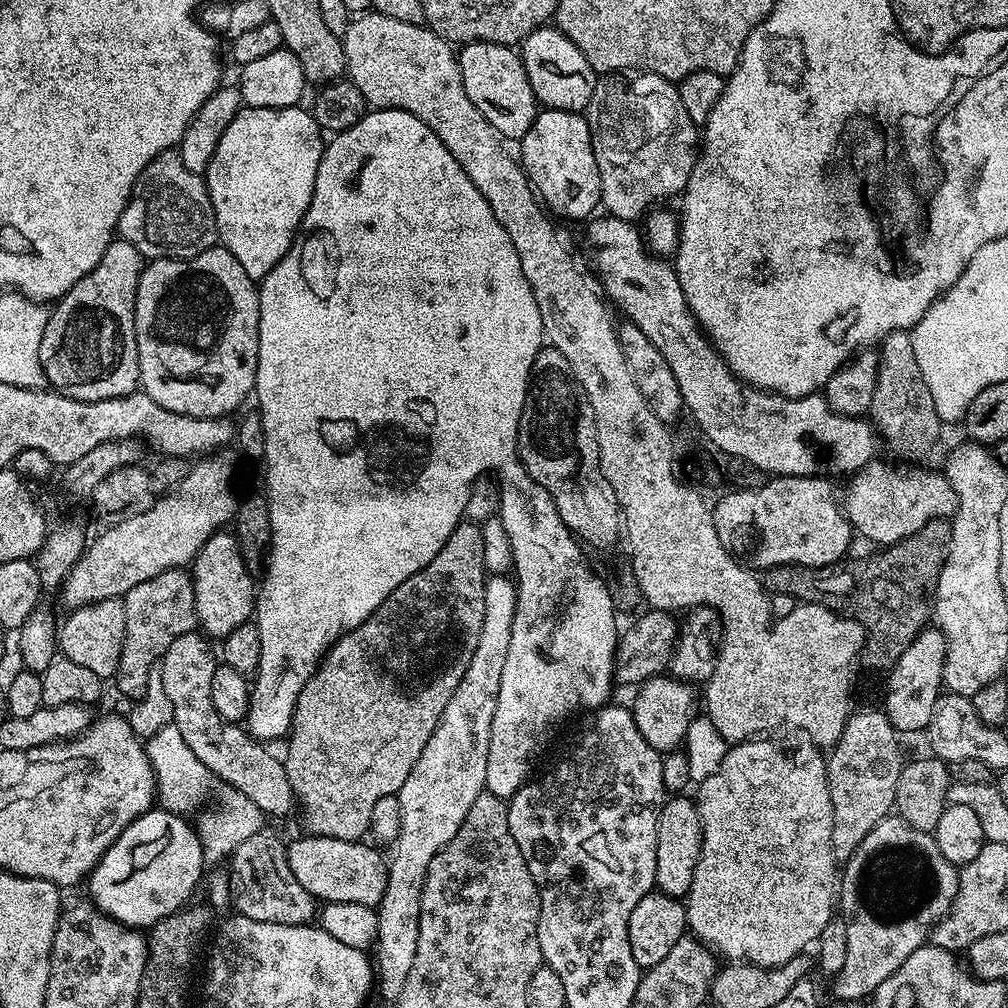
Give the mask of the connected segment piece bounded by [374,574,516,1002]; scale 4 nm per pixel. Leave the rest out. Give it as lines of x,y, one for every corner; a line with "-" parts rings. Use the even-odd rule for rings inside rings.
504,574
489,575
484,582
484,601
486,602
486,614
482,614
482,630
478,634
478,646
474,646
474,650
465,663
462,682
458,682
454,694
450,694
446,706
442,710
442,718
438,722
438,726
434,726
434,734
430,734
430,742
426,742
426,750
422,750
422,754
418,754
418,762
414,762
414,770
410,770
410,778
406,778
406,782
402,782
398,793
401,804
401,829
398,830
398,836
394,838
386,852
388,881
386,882
386,890
376,908
378,934
374,945
374,953
376,952
376,956
374,955
374,972
378,977
378,992
381,992
388,999
388,1002
394,1002
400,997
402,986
406,986
406,974
410,974
410,966
414,966
414,954
418,950
418,918
422,906
422,886
426,882
426,870
430,866
434,854
438,854
442,850
442,846
446,842
450,842
450,838
454,838
454,834
458,834
458,826
462,826
462,822
466,818
466,810
470,810
470,806
474,806
474,798
478,798
478,794
482,794
486,790
484,783
486,782
486,758
490,754
490,726
494,722
494,710
498,706
498,686
502,683
502,669
504,663
506,663
506,650
510,650
510,638
514,626
514,610
516,609
515,583

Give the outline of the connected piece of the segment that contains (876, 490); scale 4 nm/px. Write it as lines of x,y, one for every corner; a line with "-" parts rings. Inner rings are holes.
883,459
871,460
866,466
862,466
857,472
851,473
852,489
842,496
842,511
844,517
852,525
857,533
860,532
868,540
873,540
876,546
897,544
899,540
905,540
912,536
926,522
950,518
956,512
956,495
950,486
948,477
943,471
931,472
928,468
916,468
912,462
896,462
900,464
883,464

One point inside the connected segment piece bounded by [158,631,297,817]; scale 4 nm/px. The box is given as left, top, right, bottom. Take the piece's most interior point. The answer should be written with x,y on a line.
226,749

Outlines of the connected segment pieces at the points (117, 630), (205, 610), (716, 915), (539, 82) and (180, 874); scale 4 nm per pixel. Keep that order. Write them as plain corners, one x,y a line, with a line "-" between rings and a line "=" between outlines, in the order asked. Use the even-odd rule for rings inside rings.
123,599
102,600
75,608
67,613
64,625
58,628
58,648
63,656
86,666
102,678
115,677
122,642
126,634
126,610
=
218,531
208,539
206,546
198,550
196,559
192,561
190,575
194,586
196,618
199,627
209,637
226,637
230,630
238,630
238,626
253,619
258,588
253,576
246,570
242,550
231,531
=
753,738
727,749
721,765
712,777
698,784
694,803
700,811
702,826
702,850
698,858
698,866
694,870
694,882
690,882
690,890
686,897
688,910
687,931
699,940
705,948
712,949
717,957
734,964
753,964
759,968
777,968
790,958
801,955
811,949
819,941
822,930
826,930
826,922
834,919
834,905
838,900
838,861
832,853
832,827
834,826
834,806
830,802
830,786
828,785
828,765
821,749
810,742
803,742
793,752
779,748
772,738
=
536,28
523,40
519,53
526,78
530,78
530,86
544,108
579,113
587,109
598,83
598,73
592,69
590,62
586,62
586,54
582,54
582,50
578,50
578,46
574,46
574,42
570,42
559,28
=
159,806
142,813
102,854
102,858
94,866
91,876
86,881
86,889
90,895
91,903
95,904
99,911
119,924
127,928
137,930
151,929
162,918
179,912
189,903
188,898
200,882
200,875
206,869
203,856
202,842
199,834
191,823
186,822
183,815
164,812

